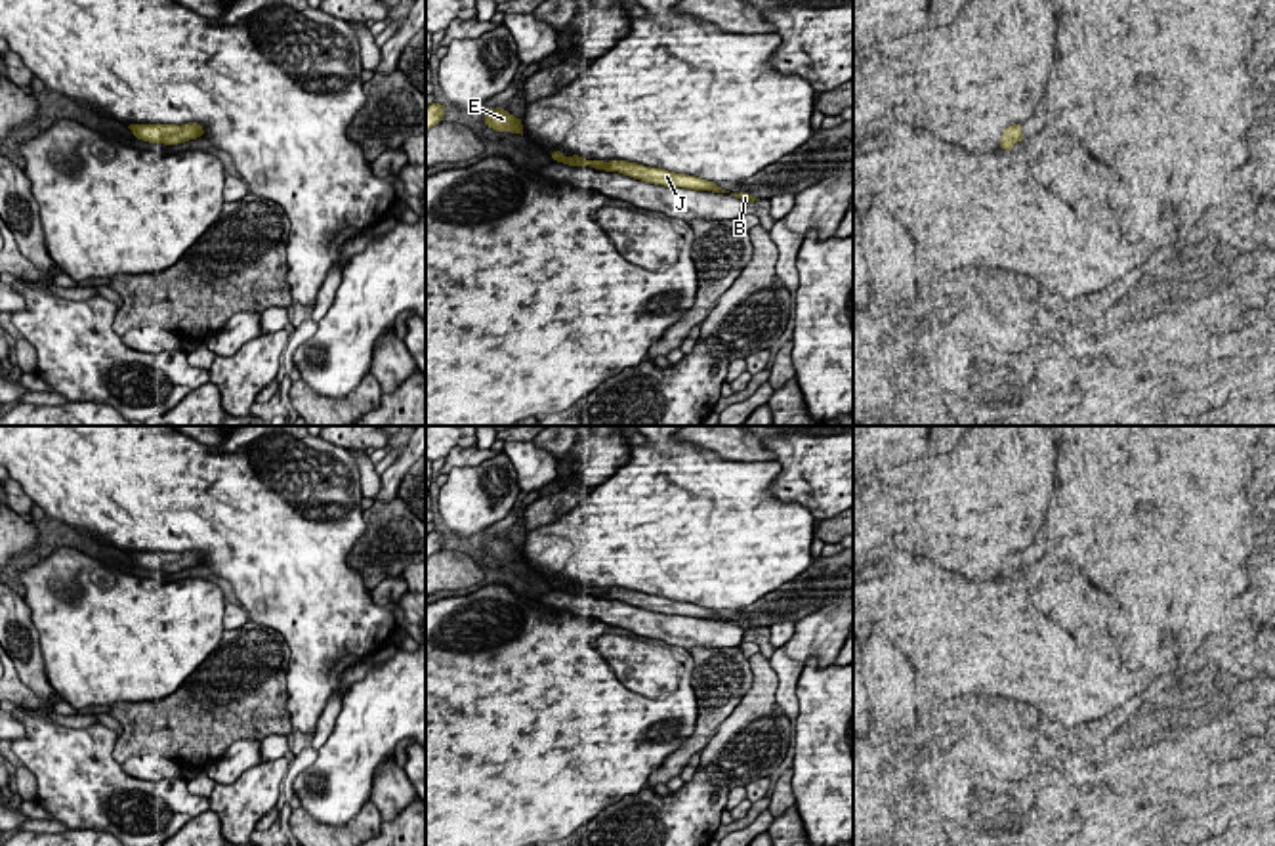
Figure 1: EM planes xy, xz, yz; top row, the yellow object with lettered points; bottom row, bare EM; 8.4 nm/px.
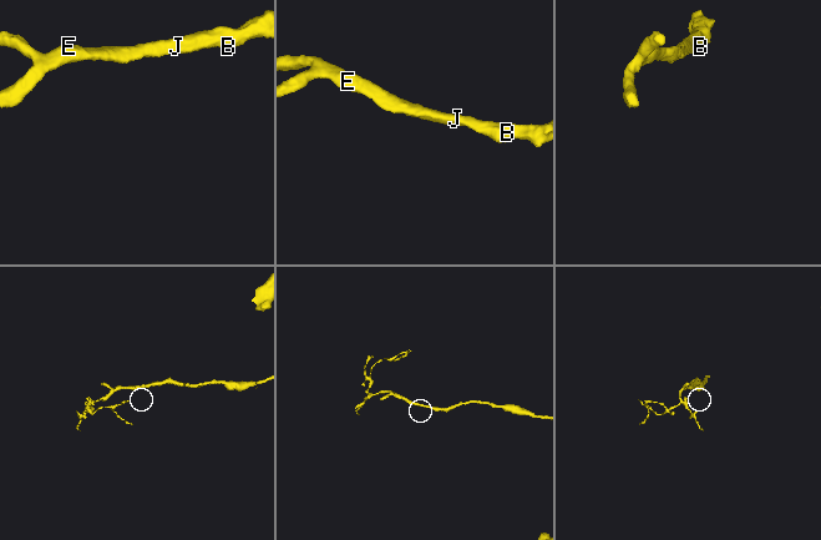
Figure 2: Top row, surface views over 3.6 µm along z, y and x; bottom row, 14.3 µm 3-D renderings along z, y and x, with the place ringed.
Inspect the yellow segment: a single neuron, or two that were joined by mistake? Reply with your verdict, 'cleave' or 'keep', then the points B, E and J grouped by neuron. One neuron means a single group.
keep; B E J

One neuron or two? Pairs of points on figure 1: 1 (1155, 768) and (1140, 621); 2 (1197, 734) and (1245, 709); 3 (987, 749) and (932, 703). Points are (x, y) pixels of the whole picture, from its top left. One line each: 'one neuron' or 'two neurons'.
1: two neurons
2: one neuron
3: two neurons

